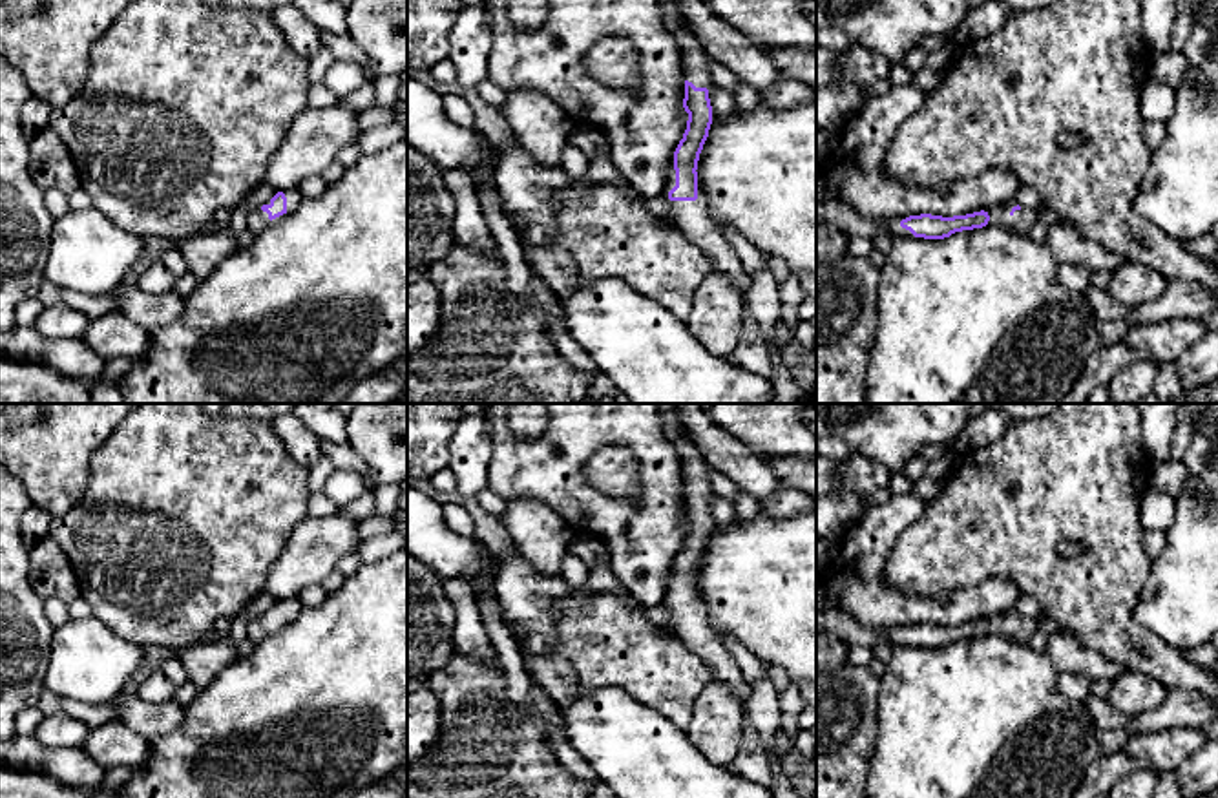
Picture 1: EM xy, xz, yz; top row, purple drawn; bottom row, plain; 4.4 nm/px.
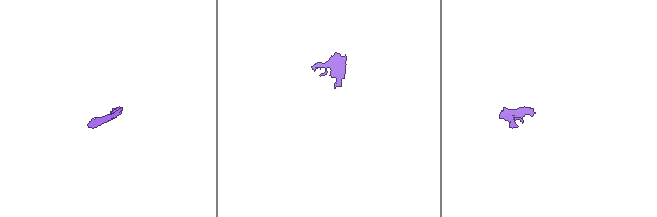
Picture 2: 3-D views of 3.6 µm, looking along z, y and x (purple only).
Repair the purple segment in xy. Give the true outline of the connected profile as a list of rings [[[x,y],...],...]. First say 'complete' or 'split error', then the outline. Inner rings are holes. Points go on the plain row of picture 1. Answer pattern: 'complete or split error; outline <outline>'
split error; outline [[[298,597],[278,601],[270,610],[248,625],[247,637],[257,645],[268,634],[278,632],[287,623],[292,623],[299,615],[301,608],[303,603]]]

